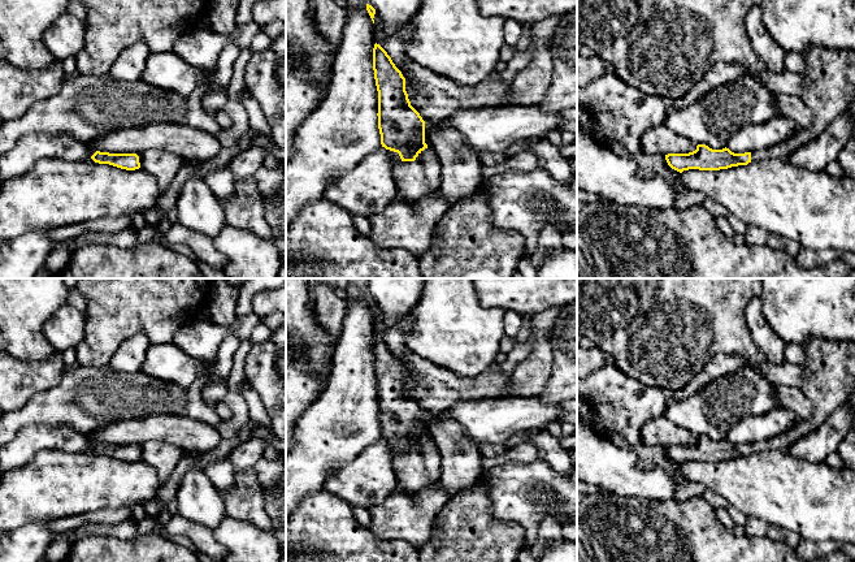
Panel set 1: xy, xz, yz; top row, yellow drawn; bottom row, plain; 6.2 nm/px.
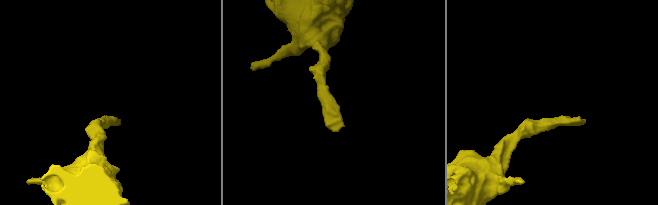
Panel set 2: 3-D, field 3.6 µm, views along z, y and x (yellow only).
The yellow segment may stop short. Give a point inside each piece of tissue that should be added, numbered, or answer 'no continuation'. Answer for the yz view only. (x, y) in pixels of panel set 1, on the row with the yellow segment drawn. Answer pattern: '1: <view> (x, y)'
1: yz (829, 74)

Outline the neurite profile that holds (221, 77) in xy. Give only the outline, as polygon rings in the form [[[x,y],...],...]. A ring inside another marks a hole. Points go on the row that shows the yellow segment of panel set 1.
[[[227,44],[220,53],[214,73],[207,78],[207,90],[223,90],[229,85],[233,75],[233,66],[239,56],[240,48],[235,44]]]

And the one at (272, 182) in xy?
[[[262,167],[253,177],[264,195],[266,221],[279,254],[281,265],[277,278],[286,278],[286,172]]]

